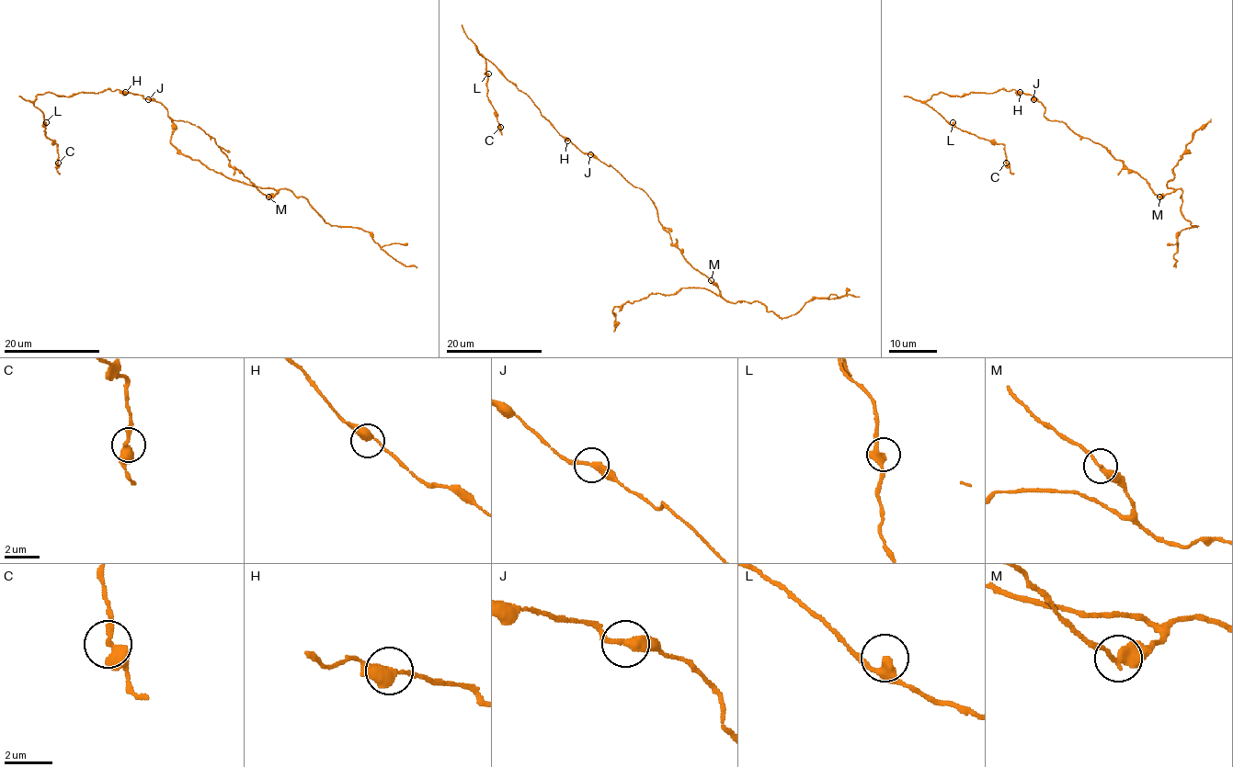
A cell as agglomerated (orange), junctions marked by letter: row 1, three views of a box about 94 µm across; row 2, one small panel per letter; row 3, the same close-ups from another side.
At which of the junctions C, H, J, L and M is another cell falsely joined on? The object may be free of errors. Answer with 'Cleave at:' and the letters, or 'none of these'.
Cleave at: M

